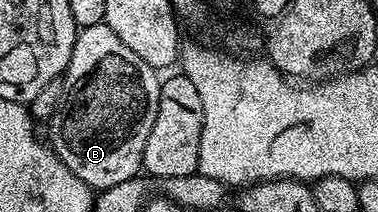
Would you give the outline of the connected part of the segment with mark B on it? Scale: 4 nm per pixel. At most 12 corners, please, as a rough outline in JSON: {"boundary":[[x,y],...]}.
{"boundary":[[103,21],[48,121],[95,192],[142,171],[162,88]]}

